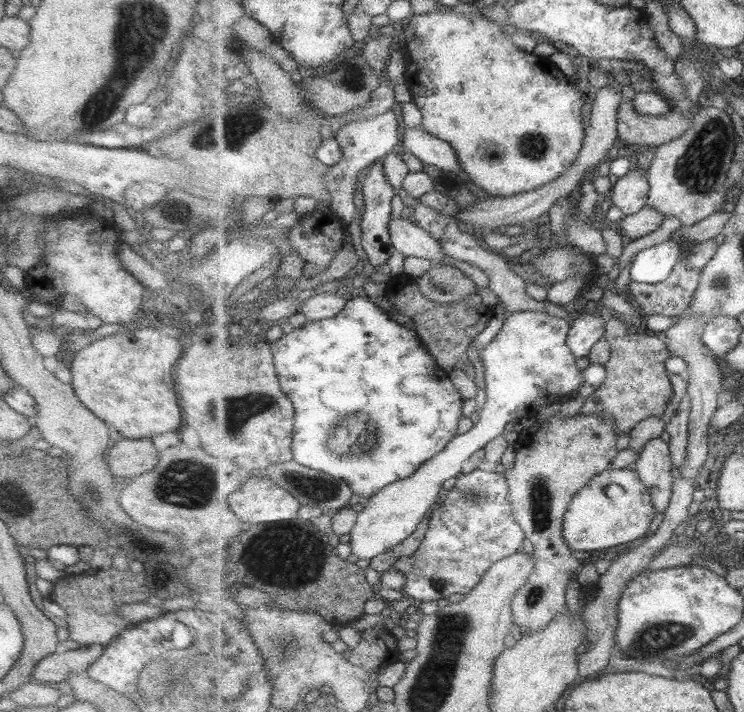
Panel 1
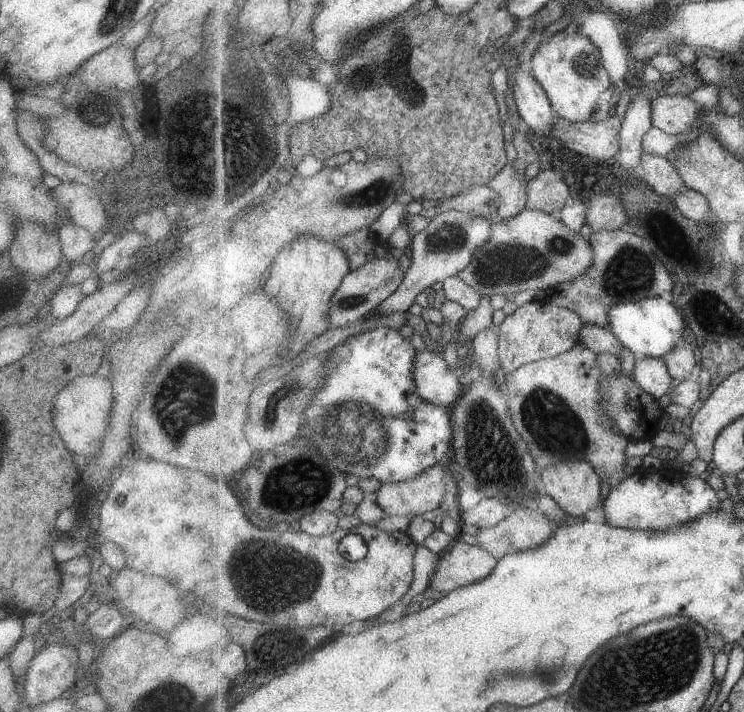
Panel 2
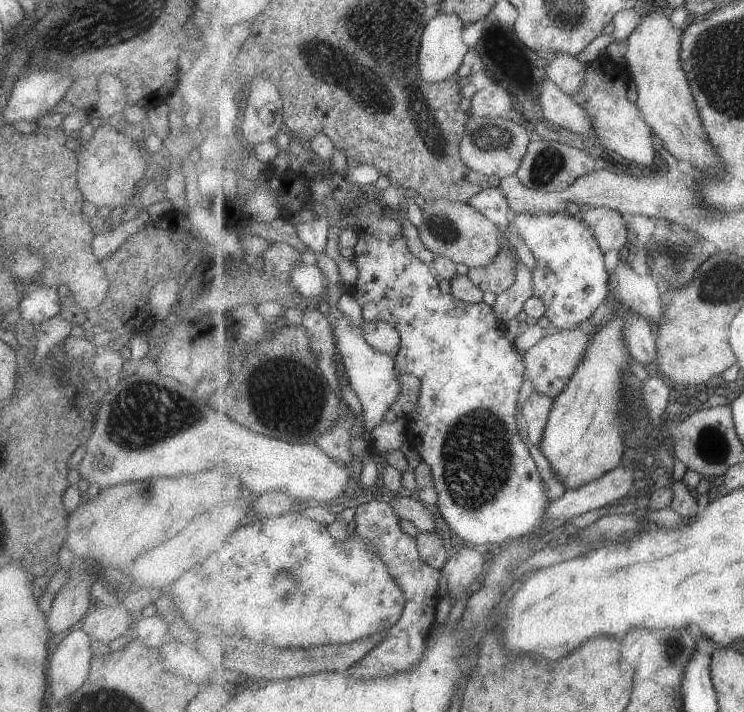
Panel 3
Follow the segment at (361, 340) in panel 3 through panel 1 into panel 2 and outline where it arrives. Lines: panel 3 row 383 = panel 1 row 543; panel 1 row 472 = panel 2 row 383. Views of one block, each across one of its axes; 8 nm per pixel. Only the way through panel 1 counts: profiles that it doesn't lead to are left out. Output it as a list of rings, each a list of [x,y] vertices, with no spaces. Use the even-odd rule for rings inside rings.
[[[430,351],[418,352],[414,362],[414,379],[421,398],[453,408],[457,397],[463,392],[463,386],[459,383],[459,367],[454,373],[451,372],[449,364]]]

